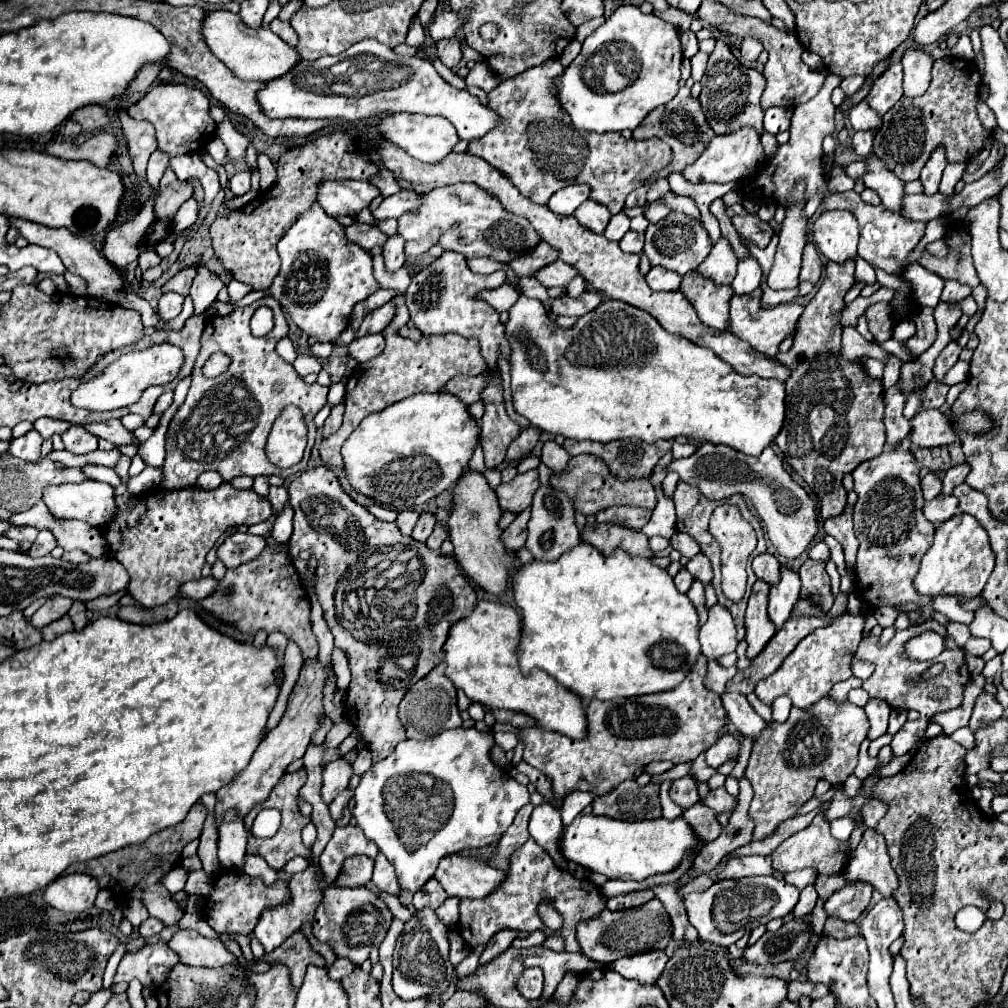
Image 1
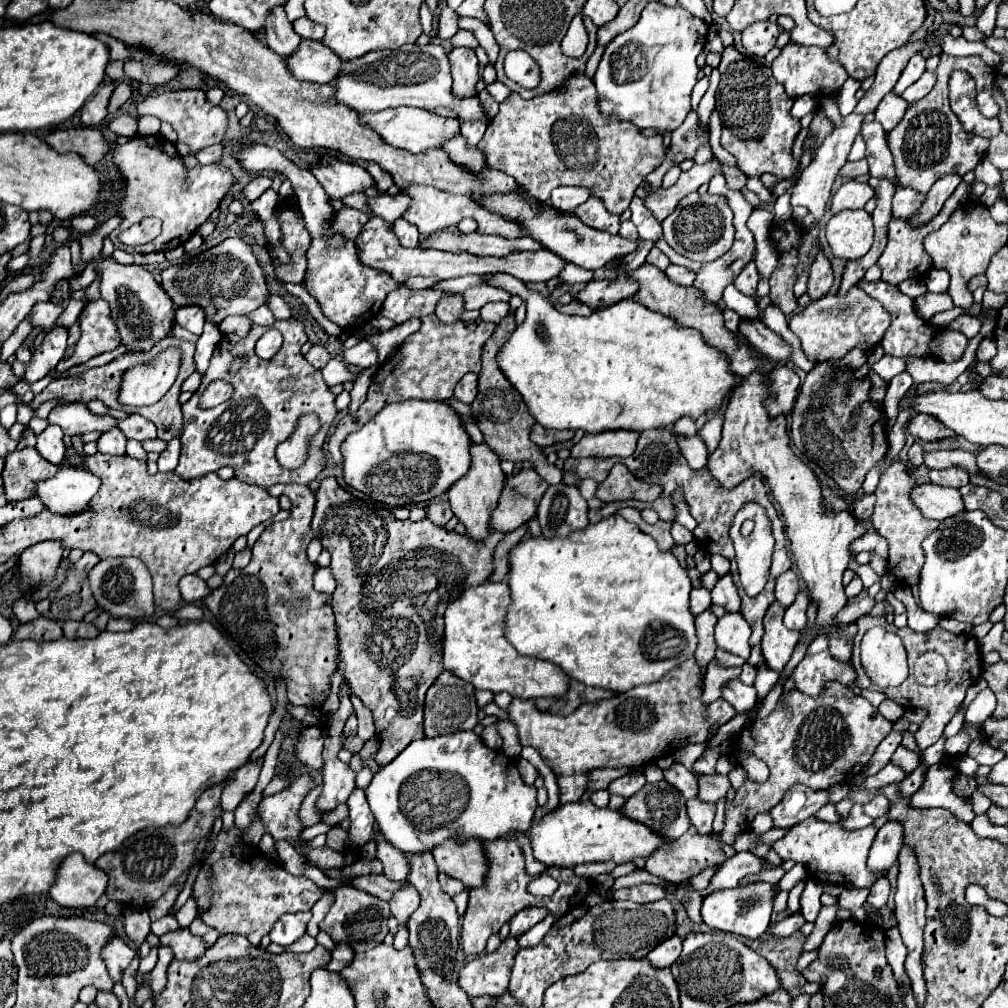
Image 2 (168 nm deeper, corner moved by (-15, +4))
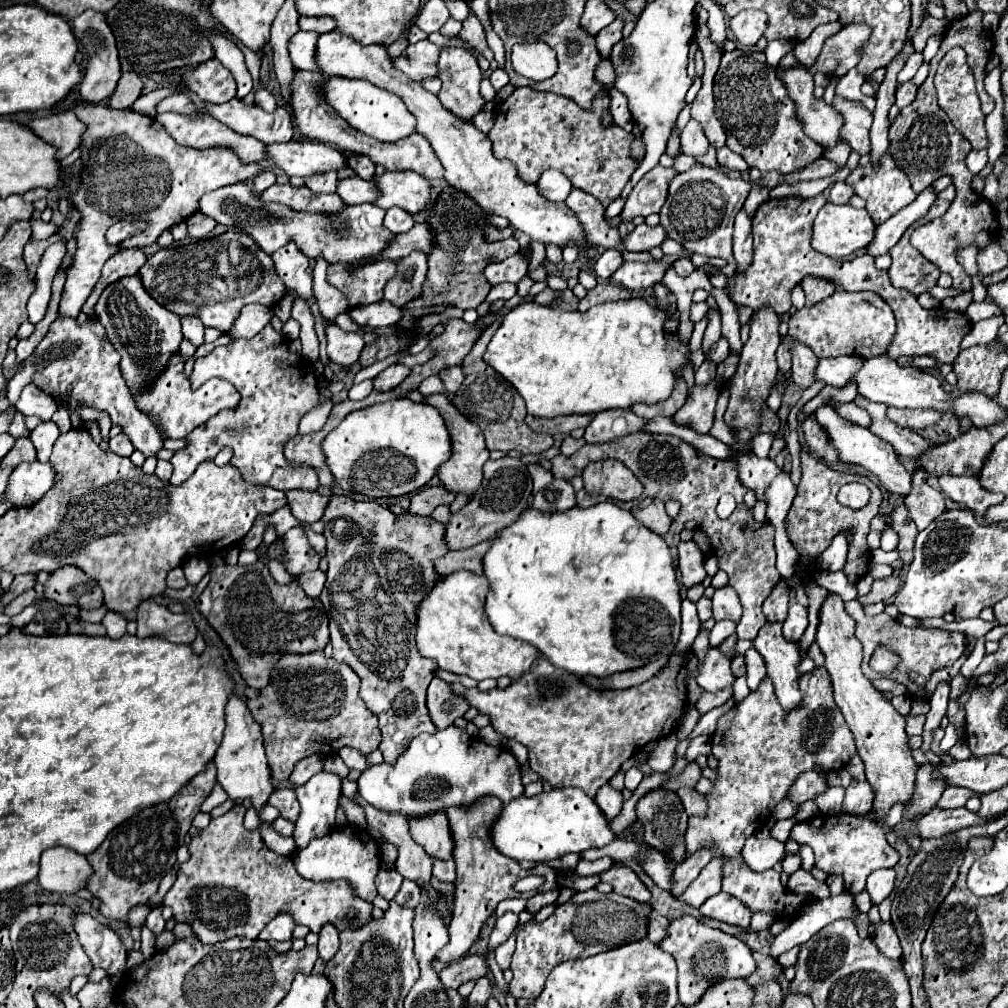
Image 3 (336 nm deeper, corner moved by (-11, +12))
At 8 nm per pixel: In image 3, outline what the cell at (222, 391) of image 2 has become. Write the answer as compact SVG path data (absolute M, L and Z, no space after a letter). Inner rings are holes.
M179 351L175 355L171 355L167 367L157 375L153 385L149 385L149 387L151 387L151 391L145 391L145 393L131 389L131 395L143 413L159 419L163 435L169 439L185 437L187 433L191 433L195 427L205 423L209 417L213 417L221 409L229 409L239 403L239 393L225 379L216 377L209 379L197 391L191 391L189 383L183 383L183 357Z

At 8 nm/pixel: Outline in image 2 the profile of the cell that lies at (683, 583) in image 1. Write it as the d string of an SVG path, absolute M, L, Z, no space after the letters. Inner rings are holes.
M699 587L699 589L693 589L691 591L691 603L689 603L689 611L693 617L697 617L699 613L703 613L705 609L709 609L711 605L711 593L705 589L705 587Z

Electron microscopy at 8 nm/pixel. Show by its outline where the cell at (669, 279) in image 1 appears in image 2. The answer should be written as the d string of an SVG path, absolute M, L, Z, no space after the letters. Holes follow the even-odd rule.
M669 265L667 271L665 271L665 275L667 275L671 281L675 281L675 283L679 283L679 285L685 285L685 287L693 285L693 281L695 281L695 273L689 271L689 269L685 269L685 267L679 267L679 265Z

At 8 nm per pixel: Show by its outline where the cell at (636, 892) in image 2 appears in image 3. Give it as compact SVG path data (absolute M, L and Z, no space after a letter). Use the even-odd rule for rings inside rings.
M615 863L609 871L601 873L601 881L611 883L615 893L631 897L635 901L649 901L651 899L651 891L643 885L643 881L637 877L637 873L627 865Z

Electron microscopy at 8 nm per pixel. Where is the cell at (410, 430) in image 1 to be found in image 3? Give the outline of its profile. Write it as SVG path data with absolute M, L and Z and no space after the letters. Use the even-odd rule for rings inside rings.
M407 397L349 413L323 441L327 467L339 487L361 493L369 499L415 493L419 487L427 485L433 475L437 475L439 465L451 457L451 451L451 435L447 435L447 427L439 411Z

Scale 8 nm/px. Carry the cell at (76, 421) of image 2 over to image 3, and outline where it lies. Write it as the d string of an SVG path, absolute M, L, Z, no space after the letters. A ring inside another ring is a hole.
M25 385L15 407L23 415L37 415L43 421L49 421L53 417L53 413L59 409L59 403L55 403L55 399L51 399L51 395L43 395L43 391L39 391L39 387Z

